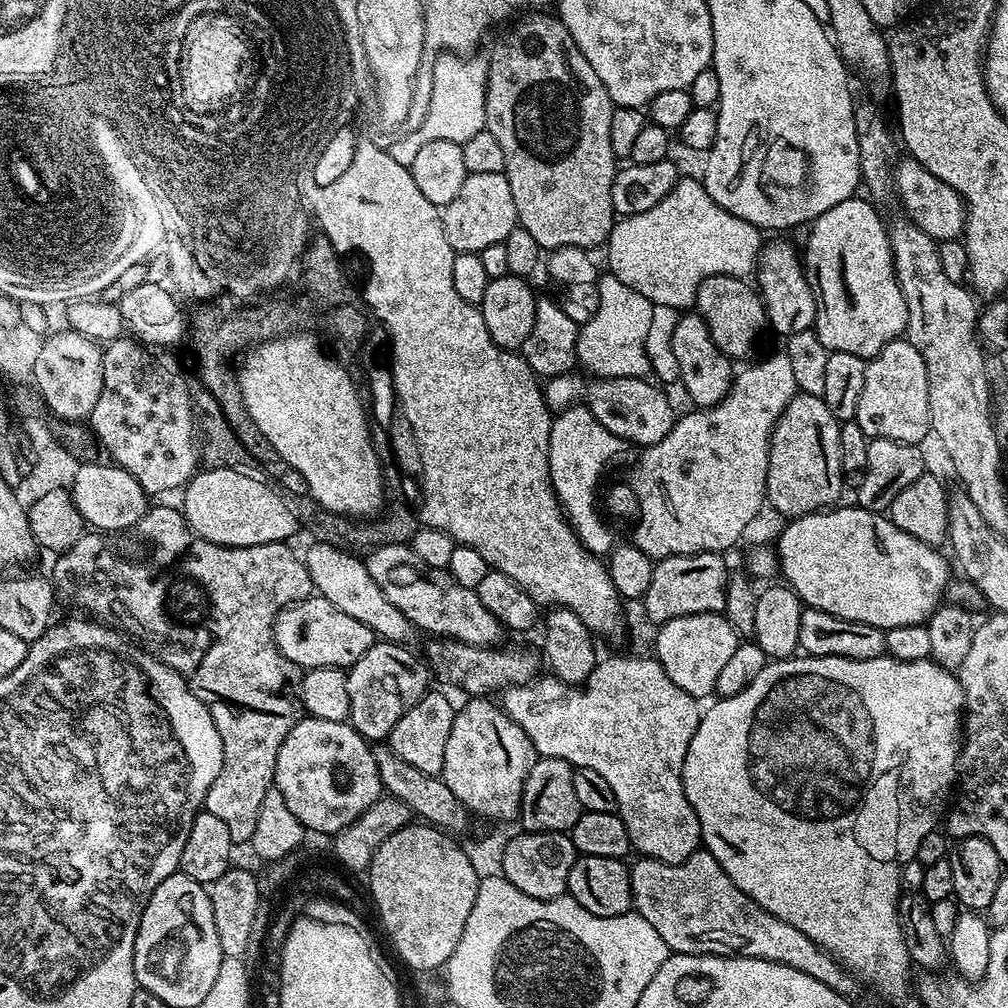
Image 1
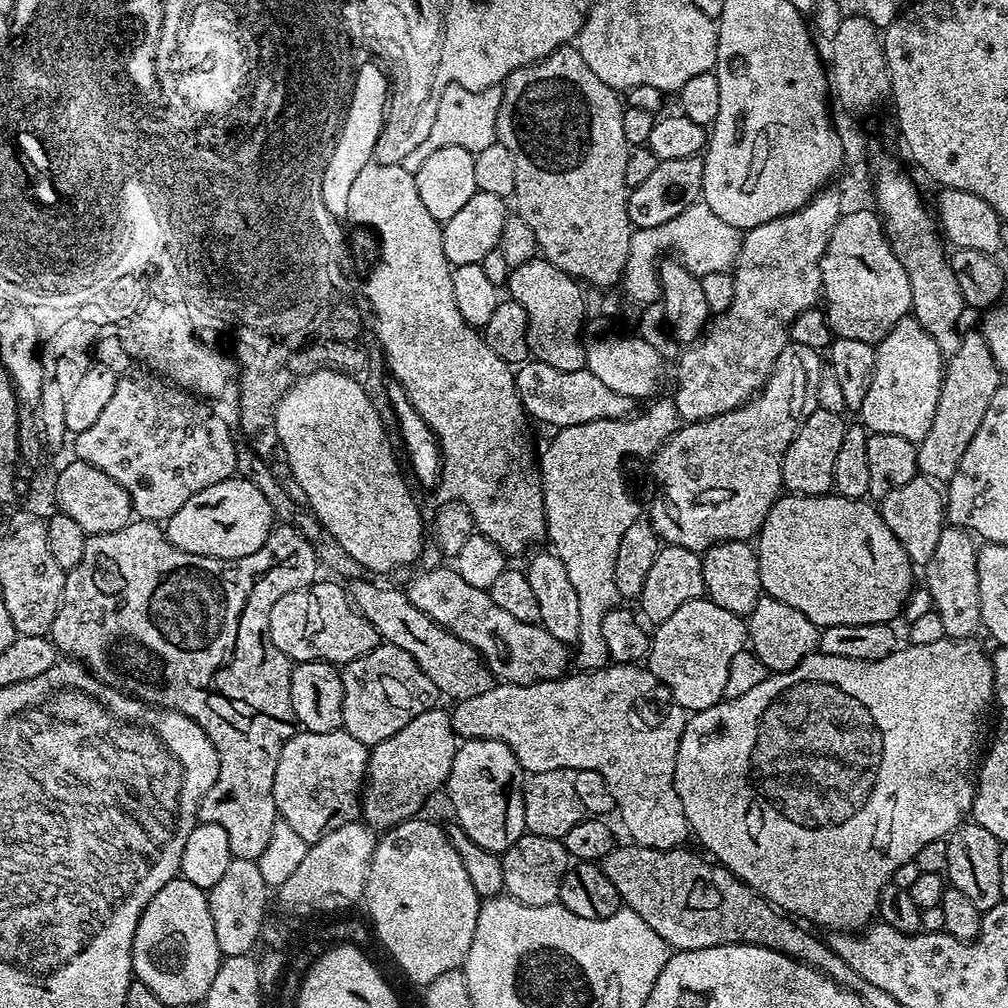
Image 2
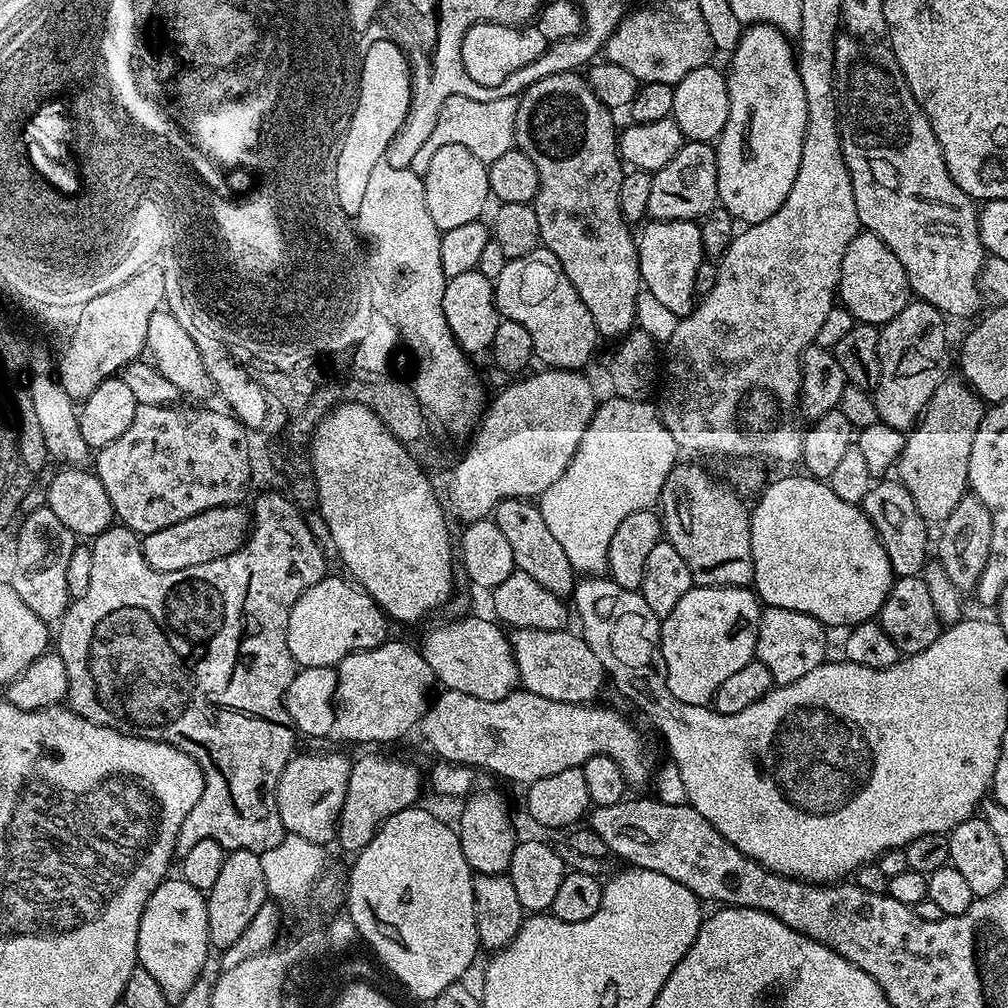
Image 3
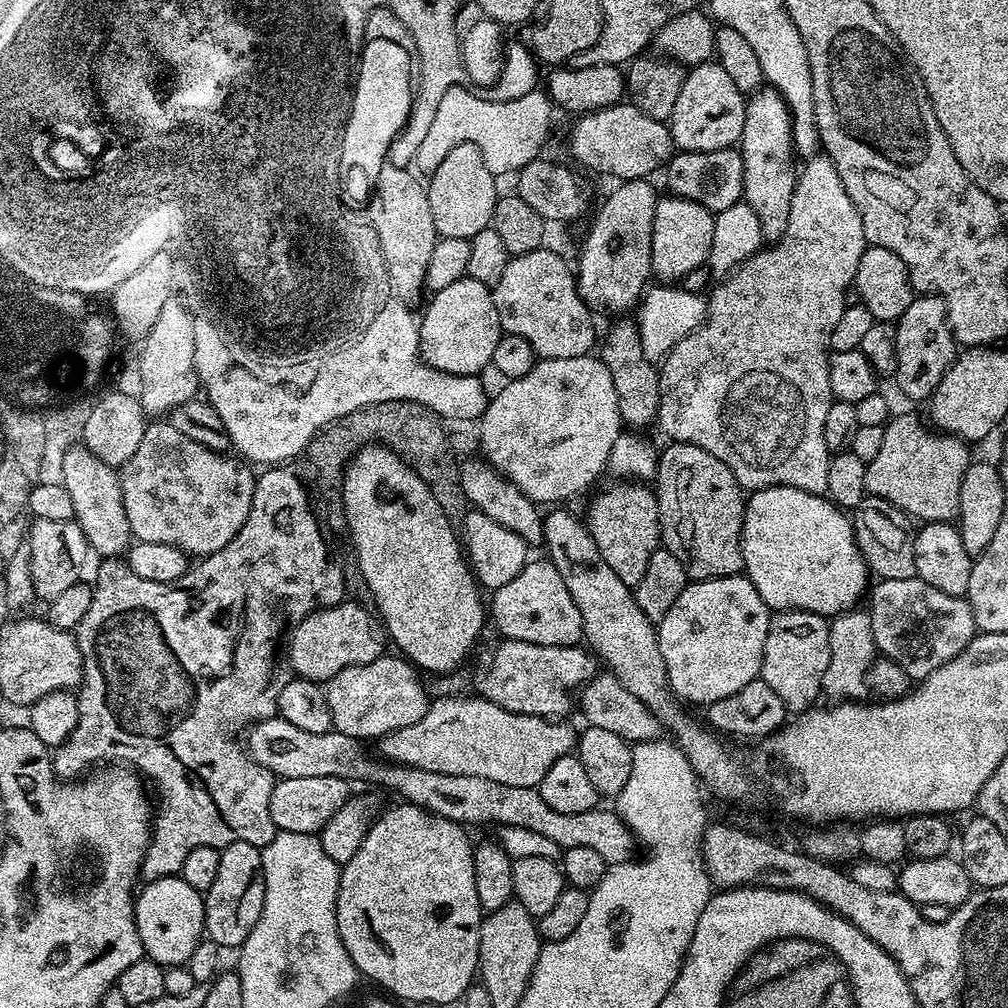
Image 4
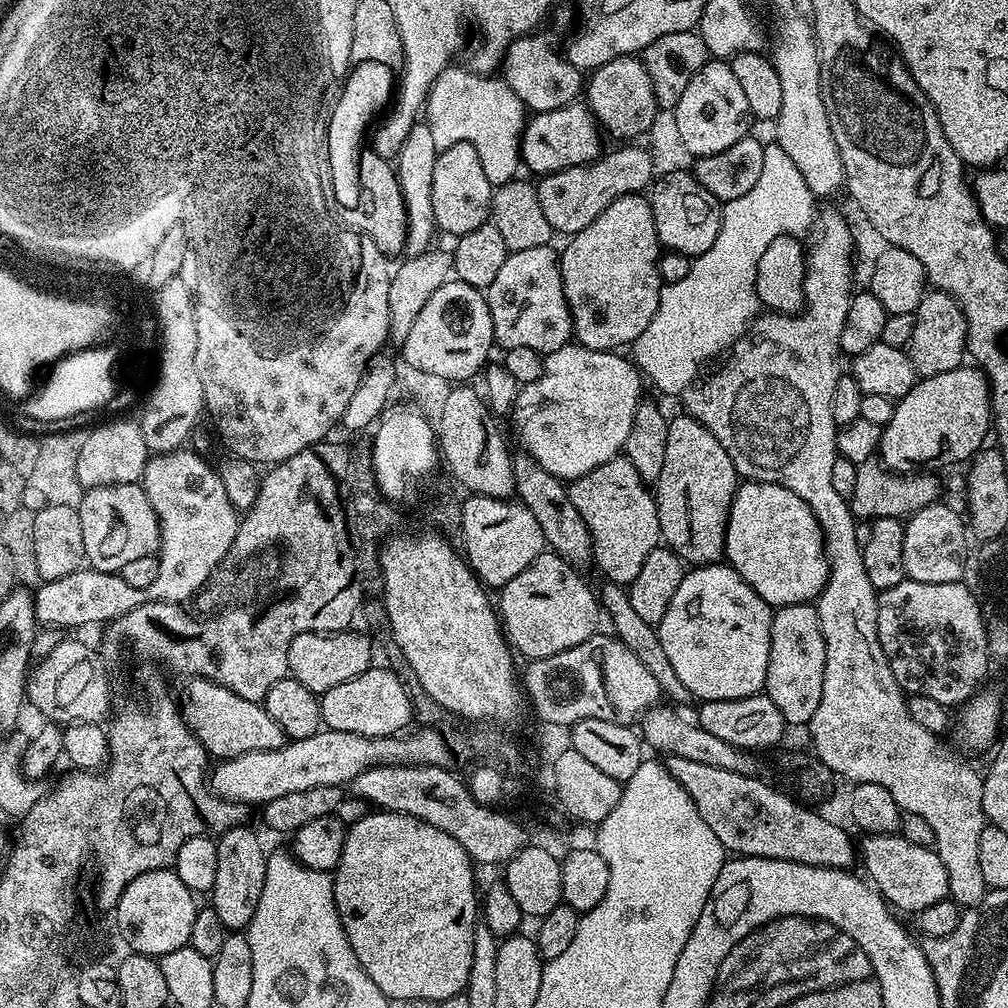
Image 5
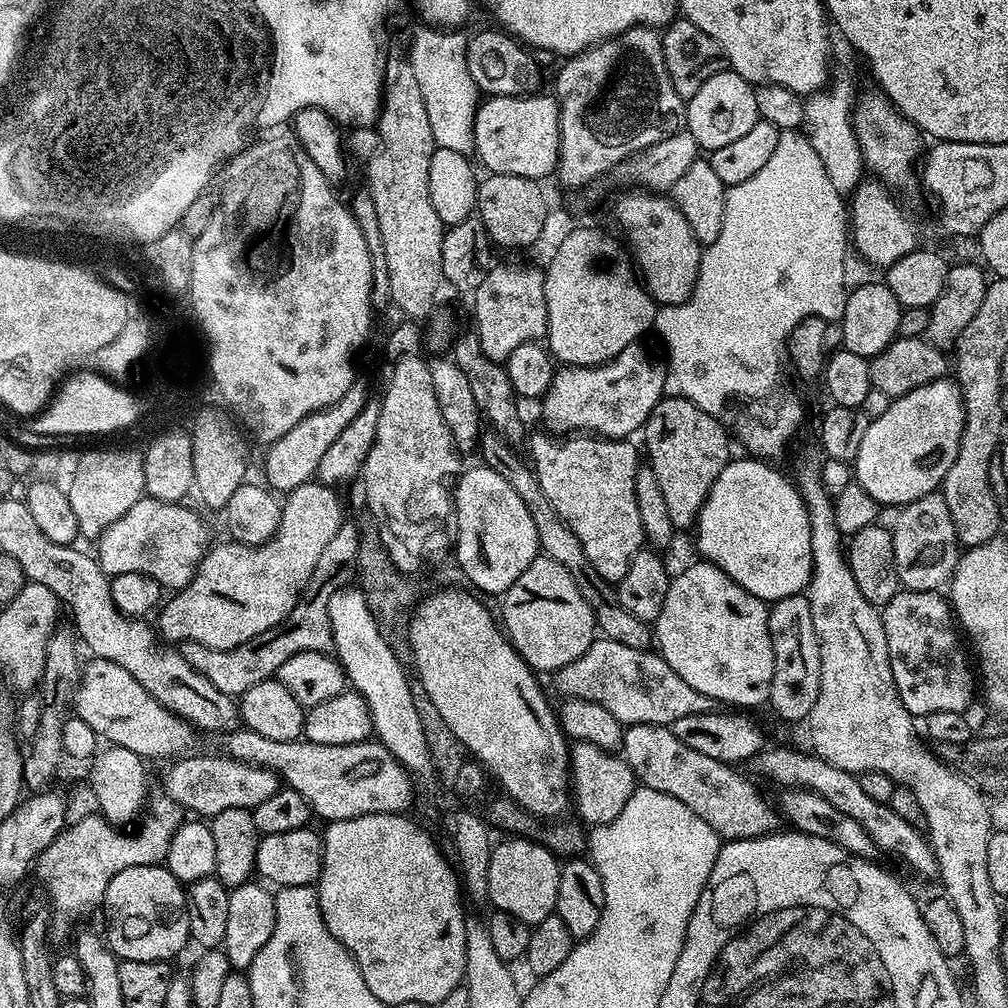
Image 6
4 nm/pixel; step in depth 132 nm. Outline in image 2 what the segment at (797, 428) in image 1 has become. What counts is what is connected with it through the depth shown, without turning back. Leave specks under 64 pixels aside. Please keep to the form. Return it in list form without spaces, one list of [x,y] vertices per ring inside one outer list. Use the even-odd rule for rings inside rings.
[[[817,407],[805,418],[782,458],[782,484],[789,493],[823,496],[833,491],[834,462],[838,459],[838,449],[842,447],[846,427],[844,418],[841,413],[827,412],[822,407]]]

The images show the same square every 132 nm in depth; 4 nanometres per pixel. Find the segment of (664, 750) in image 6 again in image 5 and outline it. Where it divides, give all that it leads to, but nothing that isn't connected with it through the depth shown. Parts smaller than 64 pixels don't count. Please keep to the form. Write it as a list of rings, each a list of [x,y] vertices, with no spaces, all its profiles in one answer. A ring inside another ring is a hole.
[[[677,756],[667,757],[666,767],[682,790],[690,794],[694,806],[698,806],[698,814],[714,830],[725,853],[845,870],[857,863],[858,848],[848,837],[849,829],[845,825],[826,822],[826,818],[799,799],[791,800],[786,793],[771,788],[764,778],[718,770],[718,766],[705,766]]]

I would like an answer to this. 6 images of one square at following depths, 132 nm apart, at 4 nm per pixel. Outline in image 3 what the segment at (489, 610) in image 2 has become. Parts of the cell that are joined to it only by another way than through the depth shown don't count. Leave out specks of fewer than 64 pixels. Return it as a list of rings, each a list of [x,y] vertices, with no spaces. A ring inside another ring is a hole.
[[[511,629],[512,653],[520,675],[519,687],[554,702],[591,704],[599,701],[604,684],[606,688],[602,662],[598,662],[583,636],[568,631]]]

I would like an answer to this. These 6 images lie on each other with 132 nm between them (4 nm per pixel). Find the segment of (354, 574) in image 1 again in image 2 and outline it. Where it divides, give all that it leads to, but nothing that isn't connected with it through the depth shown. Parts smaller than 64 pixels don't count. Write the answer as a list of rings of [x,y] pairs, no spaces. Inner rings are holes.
[[[372,578],[353,579],[350,586],[350,599],[353,608],[368,619],[376,627],[376,633],[386,644],[398,646],[398,650],[406,650],[418,662],[418,666],[434,682],[437,693],[441,697],[449,696],[452,702],[466,698],[478,698],[478,694],[486,694],[486,690],[494,687],[494,677],[484,659],[470,646],[470,642],[462,642],[450,630],[446,630],[438,622],[434,622],[414,602],[410,602],[407,591],[400,588],[383,588],[380,584],[368,580]]]

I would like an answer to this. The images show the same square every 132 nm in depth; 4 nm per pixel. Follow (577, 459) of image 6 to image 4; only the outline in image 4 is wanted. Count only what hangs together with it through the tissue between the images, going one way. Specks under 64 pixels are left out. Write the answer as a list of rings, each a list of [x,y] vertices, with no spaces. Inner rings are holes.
[[[612,482],[588,504],[586,523],[589,534],[598,546],[598,554],[610,565],[610,570],[635,590],[646,574],[650,554],[662,546],[660,538],[660,511],[655,491],[644,482]]]

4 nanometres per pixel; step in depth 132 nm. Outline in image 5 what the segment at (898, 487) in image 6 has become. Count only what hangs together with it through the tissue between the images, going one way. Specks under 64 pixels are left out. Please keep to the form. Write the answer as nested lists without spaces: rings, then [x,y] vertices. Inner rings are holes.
[[[975,366],[946,370],[946,374],[917,379],[914,387],[895,401],[890,422],[880,433],[878,460],[893,474],[924,474],[951,464],[963,465],[985,447],[991,427],[988,377]]]

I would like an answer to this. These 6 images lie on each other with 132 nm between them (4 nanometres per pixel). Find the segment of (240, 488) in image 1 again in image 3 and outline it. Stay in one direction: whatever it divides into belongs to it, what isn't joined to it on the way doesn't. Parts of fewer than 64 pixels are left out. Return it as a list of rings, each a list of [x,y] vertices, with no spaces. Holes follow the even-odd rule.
[[[235,504],[202,510],[201,513],[194,514],[193,517],[186,518],[184,521],[175,522],[173,525],[166,526],[165,529],[158,530],[143,537],[140,549],[146,562],[154,570],[169,572],[170,570],[186,570],[186,566],[202,566],[202,562],[214,562],[219,556],[234,554],[244,544],[250,531],[250,516],[247,511]]]

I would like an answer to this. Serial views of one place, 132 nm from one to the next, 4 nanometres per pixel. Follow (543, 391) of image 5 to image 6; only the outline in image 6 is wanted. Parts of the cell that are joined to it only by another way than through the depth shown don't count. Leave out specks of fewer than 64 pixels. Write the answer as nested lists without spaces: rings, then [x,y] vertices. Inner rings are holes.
[[[637,342],[626,346],[626,350],[614,360],[609,360],[607,364],[599,365],[595,368],[569,368],[567,366],[561,367],[559,371],[552,377],[552,386],[548,393],[542,398],[542,405],[544,404],[544,424],[543,427],[552,434],[595,434],[601,438],[609,440],[623,440],[631,437],[631,432],[639,433],[644,425],[648,423],[648,415],[654,410],[654,406],[665,395],[664,383],[668,377],[668,370],[663,359],[660,360],[656,356],[651,356],[646,349],[643,348],[643,343]]]

